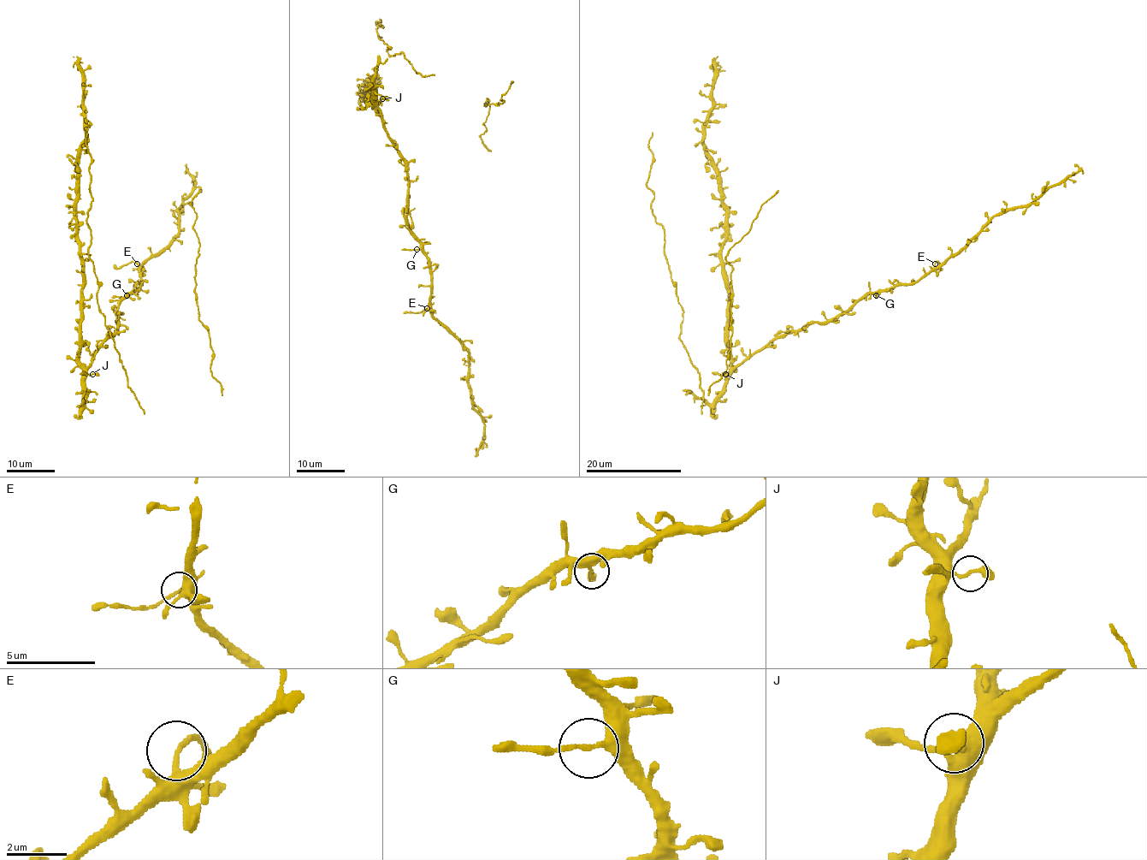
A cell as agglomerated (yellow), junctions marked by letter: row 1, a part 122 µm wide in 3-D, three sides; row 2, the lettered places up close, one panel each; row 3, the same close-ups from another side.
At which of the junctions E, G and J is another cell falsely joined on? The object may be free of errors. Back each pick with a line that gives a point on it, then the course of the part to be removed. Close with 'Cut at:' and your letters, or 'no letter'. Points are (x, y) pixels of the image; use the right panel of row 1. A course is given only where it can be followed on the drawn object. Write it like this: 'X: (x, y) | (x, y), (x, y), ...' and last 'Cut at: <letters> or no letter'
E: (935, 263)
Cut at: E

